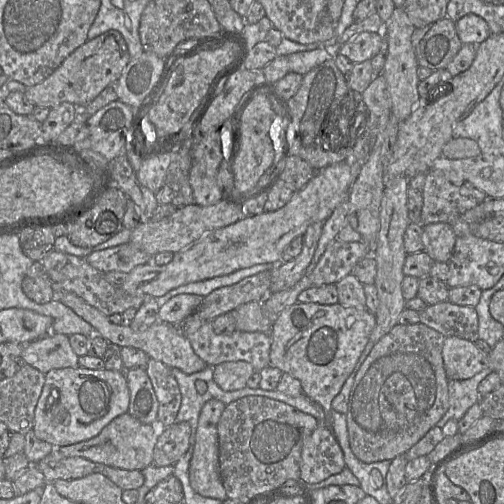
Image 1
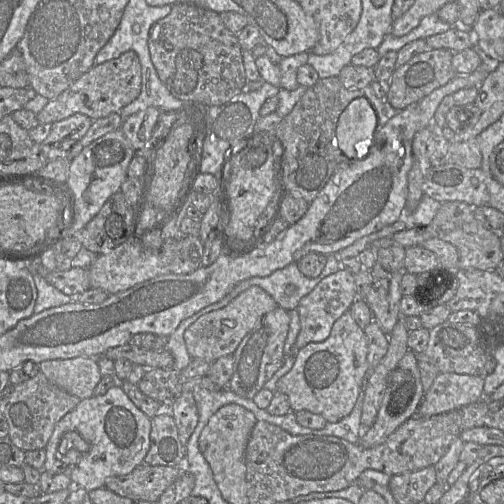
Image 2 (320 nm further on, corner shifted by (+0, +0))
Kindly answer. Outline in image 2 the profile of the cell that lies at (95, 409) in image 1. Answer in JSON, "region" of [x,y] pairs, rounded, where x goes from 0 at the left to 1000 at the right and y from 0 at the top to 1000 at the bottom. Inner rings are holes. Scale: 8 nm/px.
{"region":[[[230,762],[204,784],[187,784],[179,790],[163,792],[147,813],[135,817],[111,839],[89,887],[91,909],[85,933],[101,940],[129,938],[145,956],[147,966],[163,966],[171,974],[206,968],[212,948],[250,942],[274,923],[286,919],[288,905],[298,889],[298,857],[300,831],[266,804],[240,770],[240,764]],[[143,855],[155,857],[179,885],[173,899],[161,899],[145,889],[129,897],[129,901],[117,901],[121,871],[131,859]]]}

